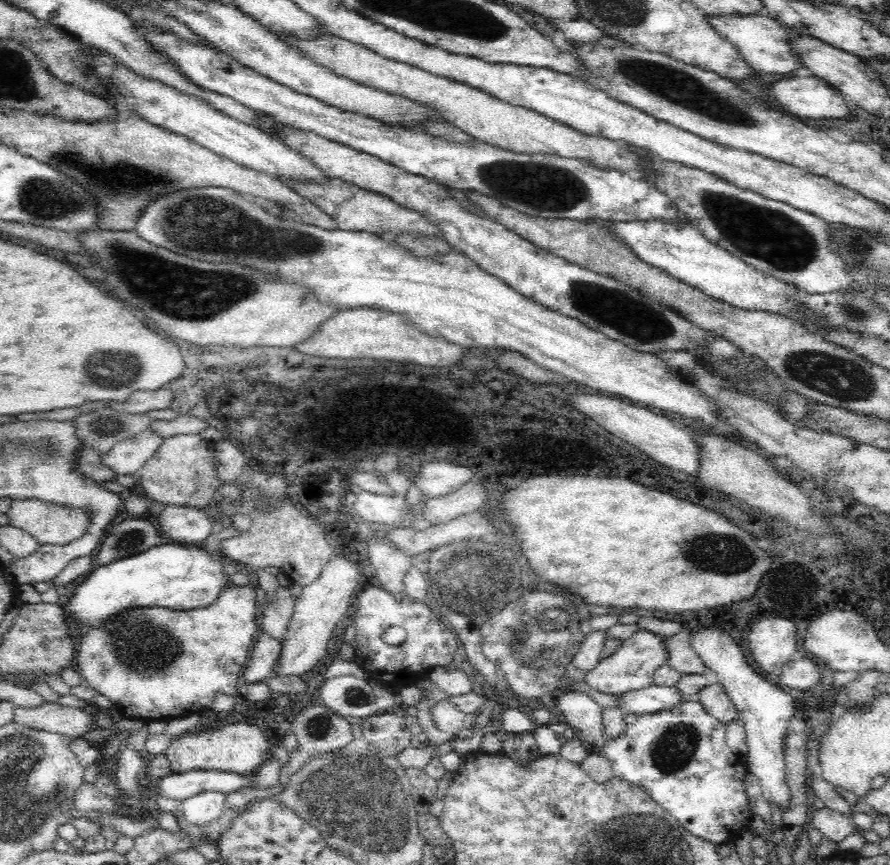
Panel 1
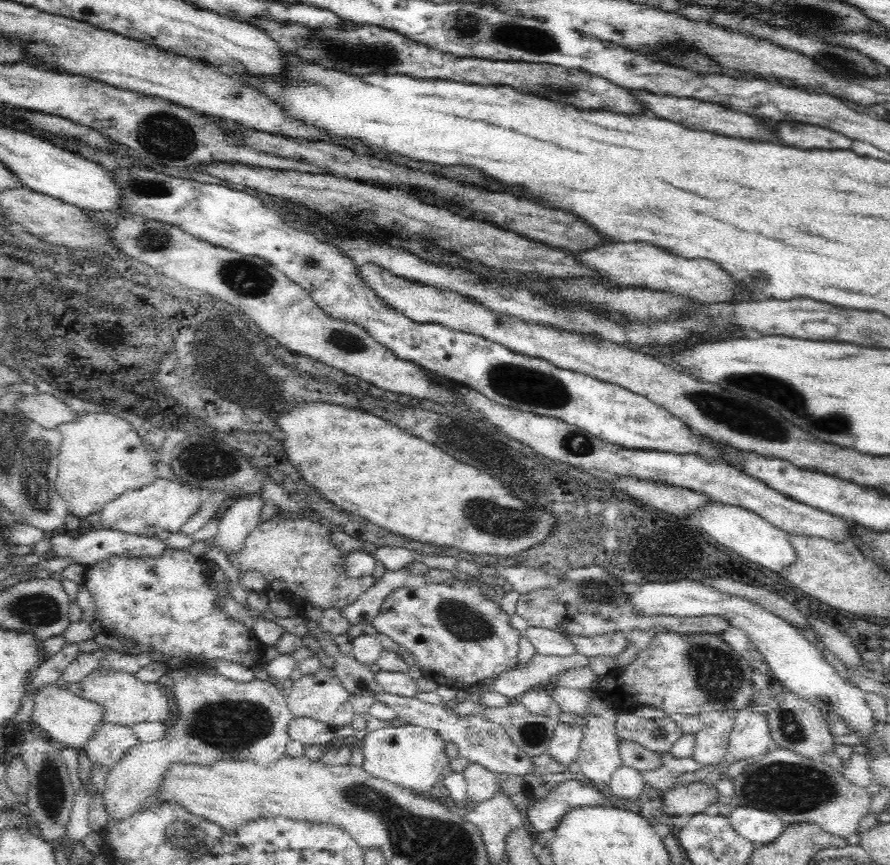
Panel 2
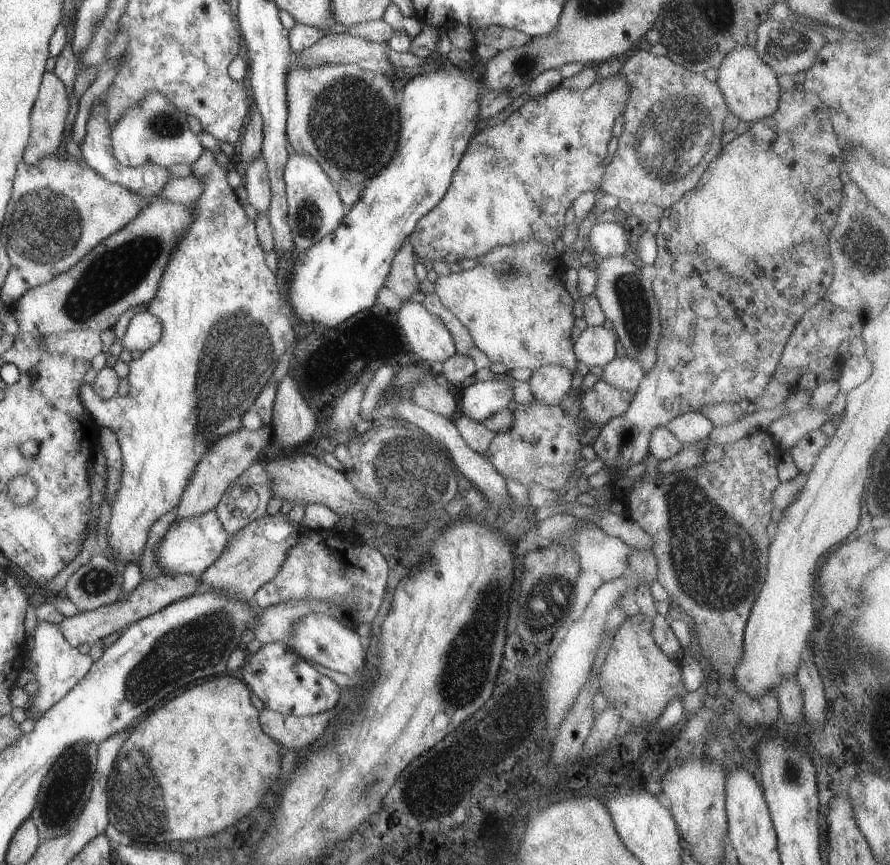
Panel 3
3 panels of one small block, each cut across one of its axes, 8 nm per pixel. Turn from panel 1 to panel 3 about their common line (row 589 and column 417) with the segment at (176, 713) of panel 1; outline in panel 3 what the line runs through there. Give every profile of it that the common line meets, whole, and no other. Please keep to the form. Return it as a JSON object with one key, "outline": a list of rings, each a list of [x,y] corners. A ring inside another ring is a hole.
{"outline":[[[613,74],[607,78],[596,76],[594,82],[585,89],[572,90],[564,87],[558,87],[542,96],[529,99],[525,104],[521,104],[504,122],[493,127],[480,126],[475,134],[470,138],[463,155],[461,156],[458,168],[453,172],[451,183],[447,188],[438,204],[422,219],[417,222],[413,233],[405,240],[412,245],[414,254],[420,259],[429,259],[431,262],[438,260],[441,262],[457,263],[465,259],[479,259],[490,249],[503,245],[513,245],[514,243],[524,242],[527,238],[553,243],[553,241],[562,234],[564,230],[564,214],[567,208],[571,208],[573,200],[584,191],[597,192],[600,186],[604,168],[600,166],[602,160],[608,156],[606,149],[611,138],[611,128],[615,119],[624,112],[628,97],[630,94],[629,82],[624,74]]]}

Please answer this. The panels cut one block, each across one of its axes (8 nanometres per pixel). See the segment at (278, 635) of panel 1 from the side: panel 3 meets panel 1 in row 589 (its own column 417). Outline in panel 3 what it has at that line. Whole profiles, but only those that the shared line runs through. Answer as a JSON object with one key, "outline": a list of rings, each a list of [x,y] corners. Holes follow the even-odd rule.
{"outline":[[[407,241],[399,248],[385,278],[384,287],[400,298],[407,298],[418,289],[418,280],[414,274],[415,254],[412,245]]]}

